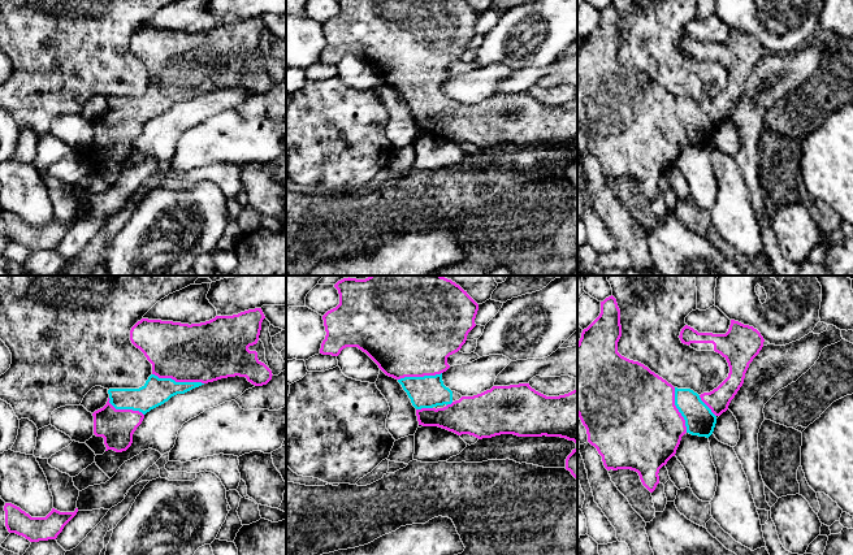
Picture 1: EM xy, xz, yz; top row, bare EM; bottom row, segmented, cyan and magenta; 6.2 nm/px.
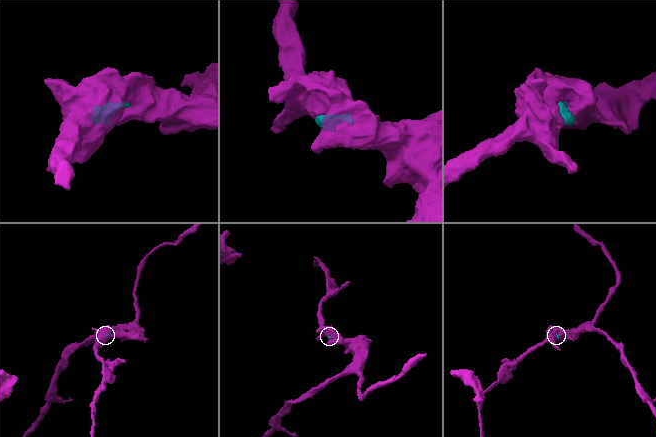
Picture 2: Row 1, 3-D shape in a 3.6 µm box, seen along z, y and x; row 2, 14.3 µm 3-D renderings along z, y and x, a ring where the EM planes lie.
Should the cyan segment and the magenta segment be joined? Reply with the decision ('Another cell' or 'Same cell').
Same cell

